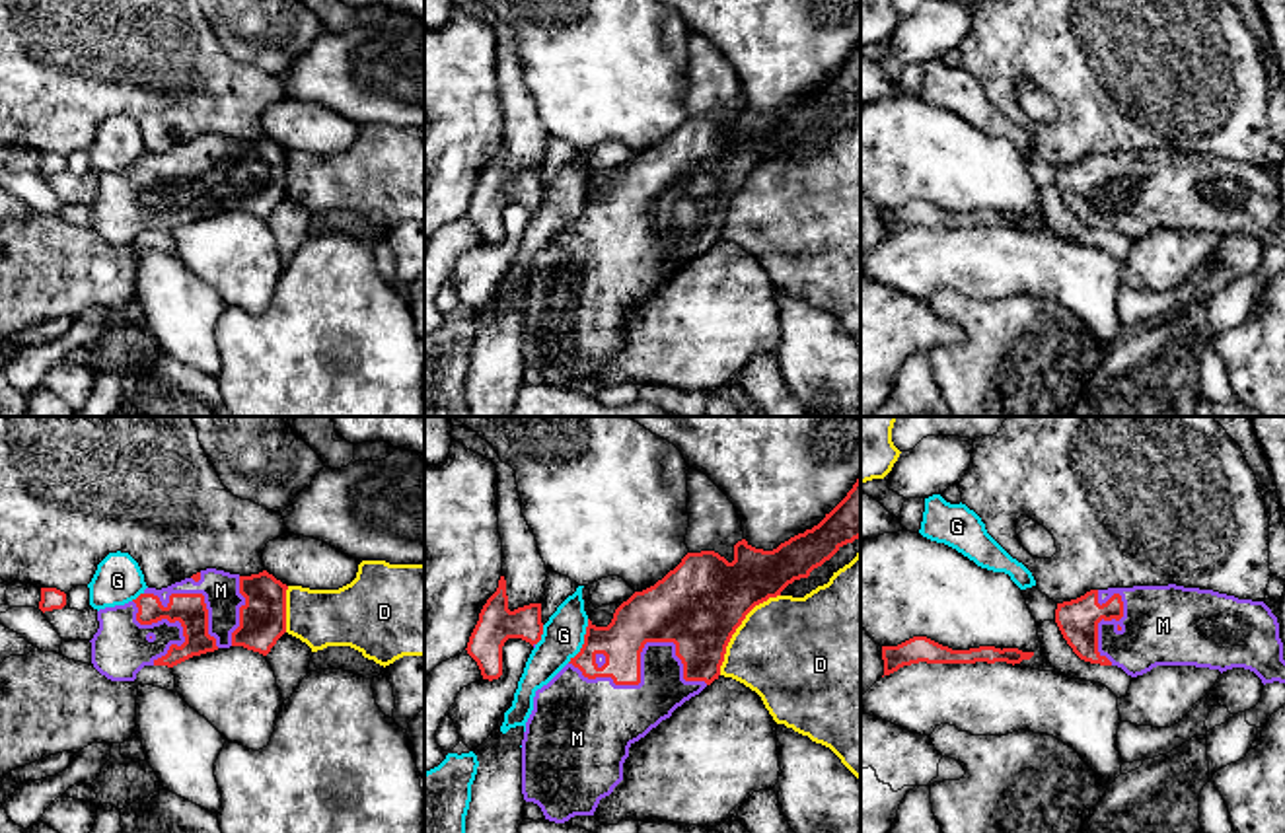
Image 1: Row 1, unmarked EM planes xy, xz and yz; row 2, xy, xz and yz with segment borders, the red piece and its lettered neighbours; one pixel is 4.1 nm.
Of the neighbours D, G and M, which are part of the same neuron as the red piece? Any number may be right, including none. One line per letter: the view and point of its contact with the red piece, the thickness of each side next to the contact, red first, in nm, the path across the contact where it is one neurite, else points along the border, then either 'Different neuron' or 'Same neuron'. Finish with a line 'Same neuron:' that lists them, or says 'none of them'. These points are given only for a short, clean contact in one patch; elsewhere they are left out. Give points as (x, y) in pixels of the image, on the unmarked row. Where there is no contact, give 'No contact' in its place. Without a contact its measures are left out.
D: Touches red at xz (736, 191). Thickness 360 nm (red) against 440 nm. Different neuron
G: Touches red at xz (585, 205). Thickness 200 nm (red) against 180 nm. Different neuron
M: Touches red at xz (639, 218). Thickness 280 nm (red) against 240 nm. Same neuron
Same neuron: M

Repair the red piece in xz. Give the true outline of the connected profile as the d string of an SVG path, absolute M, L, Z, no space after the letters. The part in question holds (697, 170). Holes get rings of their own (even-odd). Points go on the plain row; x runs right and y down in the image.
M861 41L818 90L790 101L777 113L755 113L742 103L734 109L732 127L715 115L687 117L662 144L623 165L607 191L596 191L588 183L580 216L547 249L535 255L533 274L522 304L524 364L537 368L545 383L555 387L565 387L574 380L594 380L600 364L609 360L623 344L629 311L718 243L726 210L746 179L769 162L781 160L794 144L808 142L814 132L859 101Z

